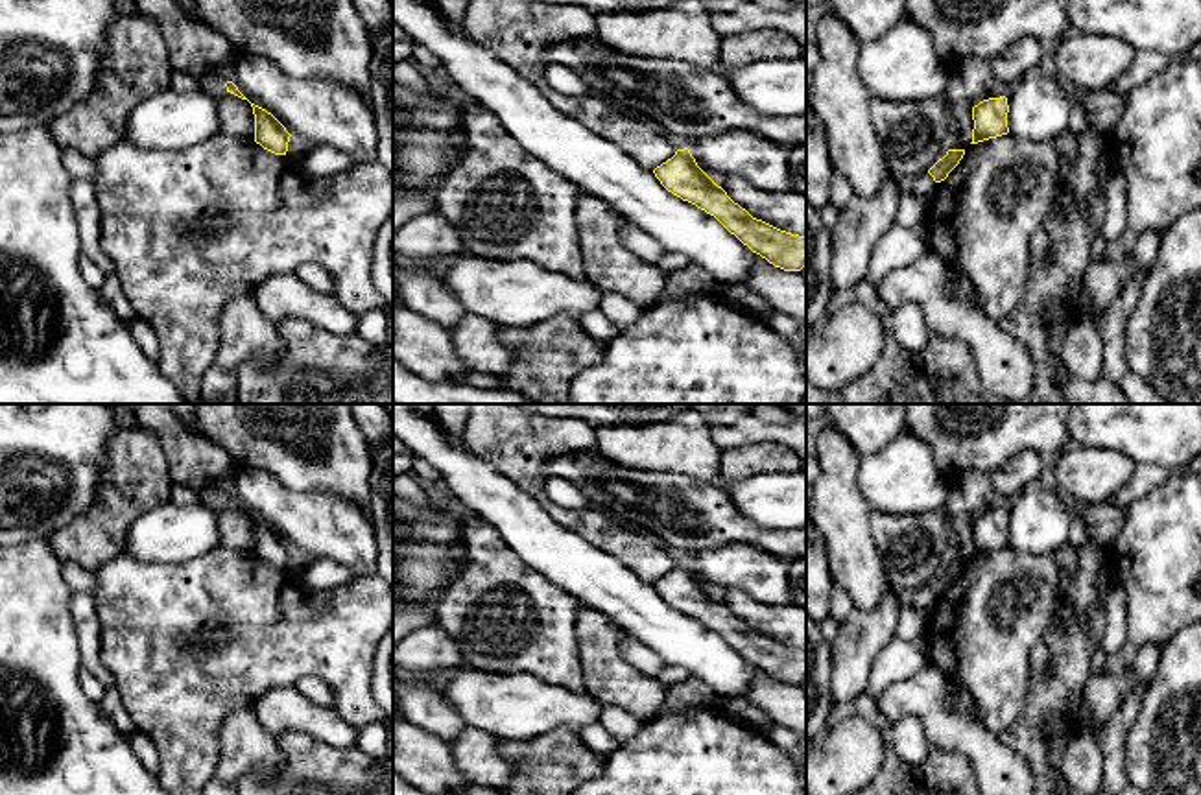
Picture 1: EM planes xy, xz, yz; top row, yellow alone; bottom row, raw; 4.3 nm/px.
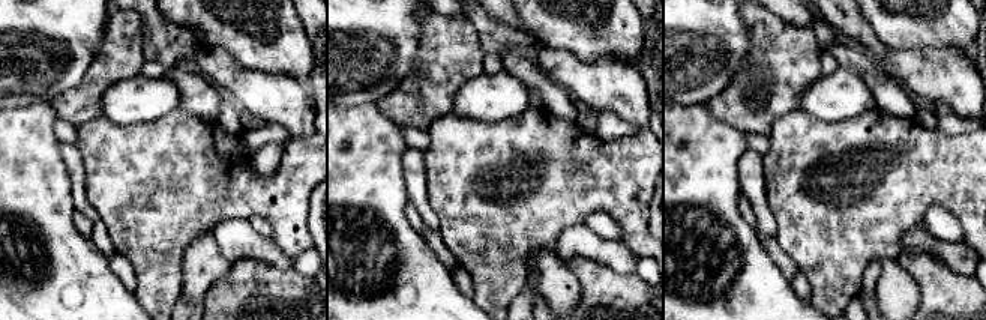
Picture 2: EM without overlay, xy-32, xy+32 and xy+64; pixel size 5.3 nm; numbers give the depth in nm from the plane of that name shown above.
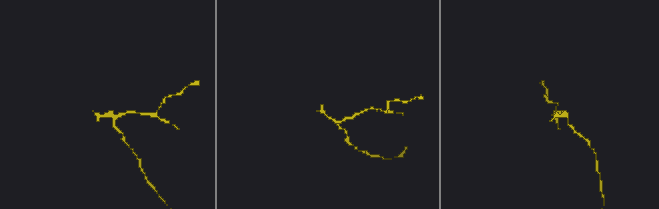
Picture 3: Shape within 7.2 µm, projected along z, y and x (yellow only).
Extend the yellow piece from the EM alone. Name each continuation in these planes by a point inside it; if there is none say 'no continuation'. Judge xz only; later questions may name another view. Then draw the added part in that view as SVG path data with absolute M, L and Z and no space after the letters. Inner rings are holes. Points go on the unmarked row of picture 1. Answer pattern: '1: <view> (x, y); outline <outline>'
no continuation

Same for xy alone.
1: xy (214, 495); outline M208 485L197 494L199 494L199 502L203 502L205 505L221 507L227 505L225 496L229 494L229 485Z

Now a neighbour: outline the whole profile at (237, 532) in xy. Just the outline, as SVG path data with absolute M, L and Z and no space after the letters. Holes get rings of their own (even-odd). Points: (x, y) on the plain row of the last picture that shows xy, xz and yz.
M231 505L210 507L220 526L220 546L255 555L255 528L247 513Z

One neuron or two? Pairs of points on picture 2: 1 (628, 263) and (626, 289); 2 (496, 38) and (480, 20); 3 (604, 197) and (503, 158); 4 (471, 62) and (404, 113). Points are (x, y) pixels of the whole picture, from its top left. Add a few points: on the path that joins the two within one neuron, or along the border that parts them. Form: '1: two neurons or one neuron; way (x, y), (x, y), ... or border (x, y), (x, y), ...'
1: two neurons; border (595, 260), (604, 262), (619, 272), (635, 274)
2: one neuron; way (492, 33), (485, 24)
3: one neuron; way (578, 173), (529, 173)
4: one neuron; way (455, 62), (420, 96)

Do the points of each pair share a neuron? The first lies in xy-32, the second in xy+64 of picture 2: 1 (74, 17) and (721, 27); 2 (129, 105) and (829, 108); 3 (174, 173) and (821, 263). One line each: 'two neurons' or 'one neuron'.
1: one neuron
2: one neuron
3: one neuron

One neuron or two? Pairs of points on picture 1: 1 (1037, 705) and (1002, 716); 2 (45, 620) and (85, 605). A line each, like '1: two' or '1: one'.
1: two
2: two

